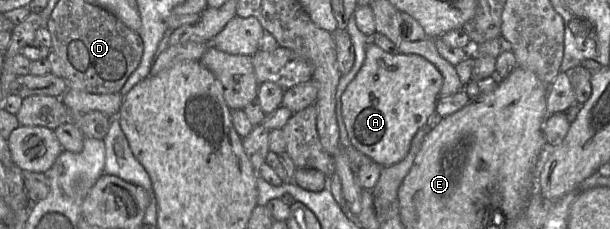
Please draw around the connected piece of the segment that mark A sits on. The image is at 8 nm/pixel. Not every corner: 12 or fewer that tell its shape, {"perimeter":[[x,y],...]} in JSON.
{"perimeter":[[369,42],[341,97],[351,143],[400,162],[435,107],[442,74]]}

